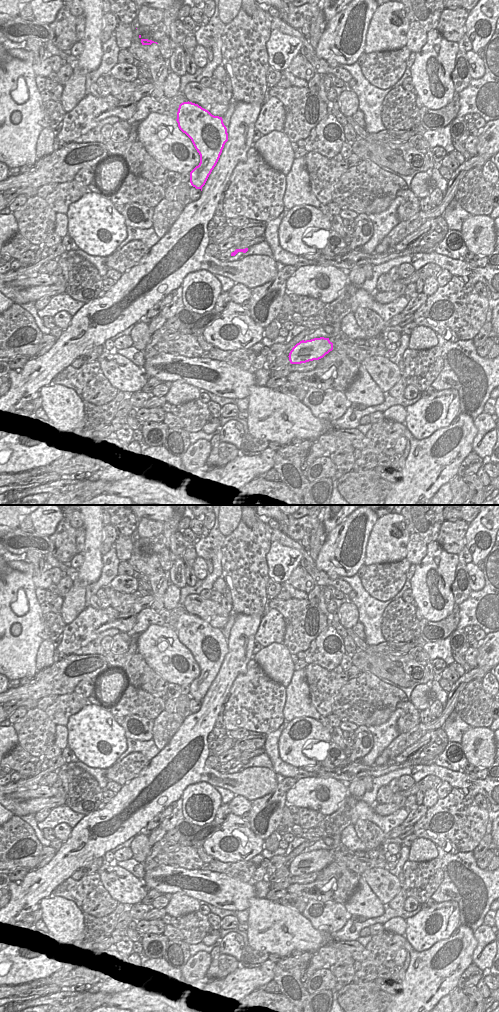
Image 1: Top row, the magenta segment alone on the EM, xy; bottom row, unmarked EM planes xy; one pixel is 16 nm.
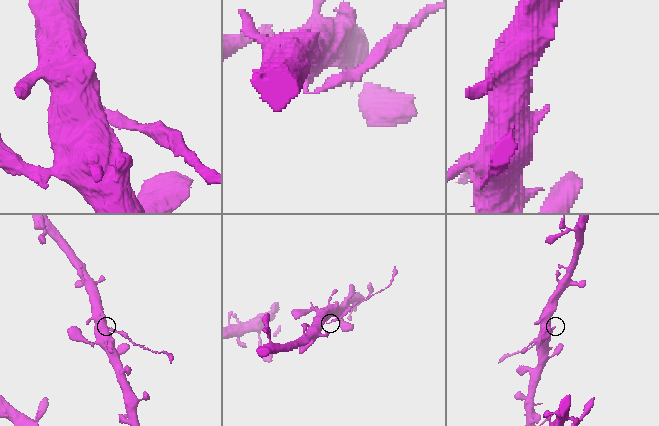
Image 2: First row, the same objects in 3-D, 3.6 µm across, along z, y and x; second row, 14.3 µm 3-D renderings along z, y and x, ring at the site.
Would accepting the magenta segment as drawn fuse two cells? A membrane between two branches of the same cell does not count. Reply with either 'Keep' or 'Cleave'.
Cleave.

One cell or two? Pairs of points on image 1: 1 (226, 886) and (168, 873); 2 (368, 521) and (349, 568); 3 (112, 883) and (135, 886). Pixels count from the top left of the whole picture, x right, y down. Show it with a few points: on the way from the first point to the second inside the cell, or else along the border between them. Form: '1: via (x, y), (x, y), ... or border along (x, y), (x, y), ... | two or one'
1: via (212, 880), (193, 877), (182, 872) | one
2: via (359, 533), (360, 559) | one
3: via (118, 883), (123, 886), (129, 886) | one

